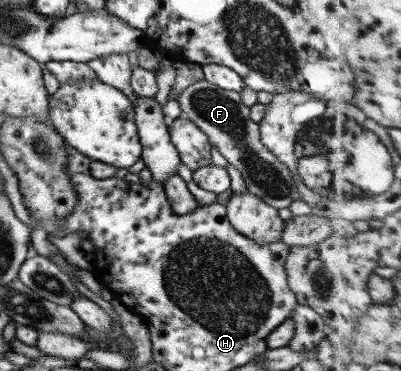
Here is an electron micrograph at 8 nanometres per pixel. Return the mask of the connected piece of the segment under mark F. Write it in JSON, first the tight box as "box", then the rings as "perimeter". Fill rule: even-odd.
{"box":[177,80,301,210],"perimeter":[[[202,80],[189,85],[177,99],[183,117],[204,131],[209,144],[217,148],[229,164],[237,168],[249,192],[278,210],[301,200],[301,193],[295,186],[291,170],[261,143],[259,125],[251,121],[250,108],[241,102],[239,93],[217,88],[212,83]]]}

